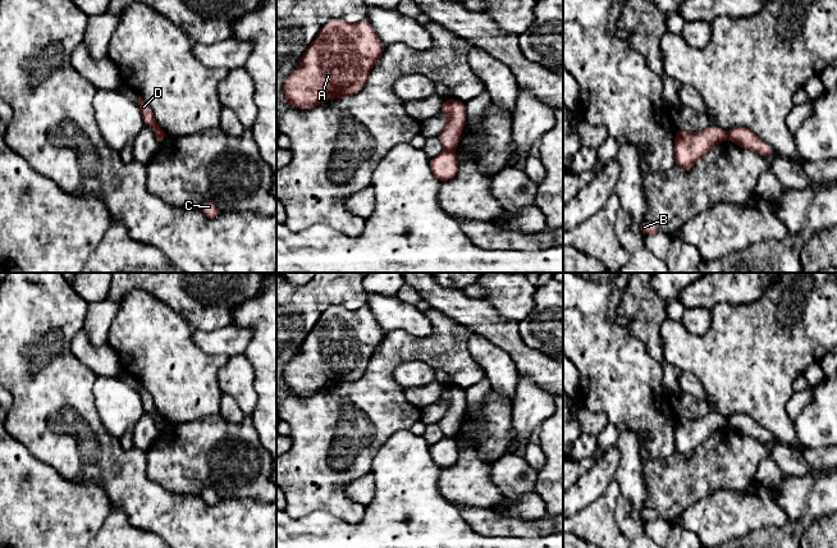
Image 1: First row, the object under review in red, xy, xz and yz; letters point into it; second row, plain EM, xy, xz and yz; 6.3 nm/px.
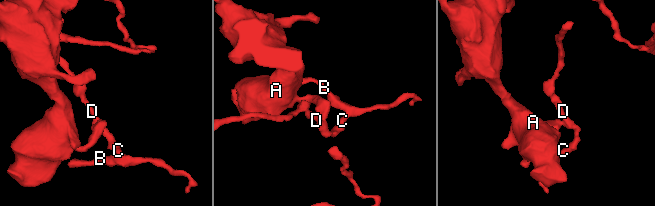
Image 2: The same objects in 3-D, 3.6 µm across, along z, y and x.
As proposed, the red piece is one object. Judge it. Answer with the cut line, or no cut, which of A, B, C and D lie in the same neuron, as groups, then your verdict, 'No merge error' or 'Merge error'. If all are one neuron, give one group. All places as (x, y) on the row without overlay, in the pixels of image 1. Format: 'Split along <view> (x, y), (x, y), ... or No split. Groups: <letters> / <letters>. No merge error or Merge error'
Split along xz (446, 435), (453, 437). Groups: A / B C D. Merge error

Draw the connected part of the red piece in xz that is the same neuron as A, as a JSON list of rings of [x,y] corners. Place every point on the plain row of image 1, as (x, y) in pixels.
[[[366,305],[355,310],[329,307],[283,369],[284,387],[294,394],[308,397],[328,387],[360,379],[385,334]]]

